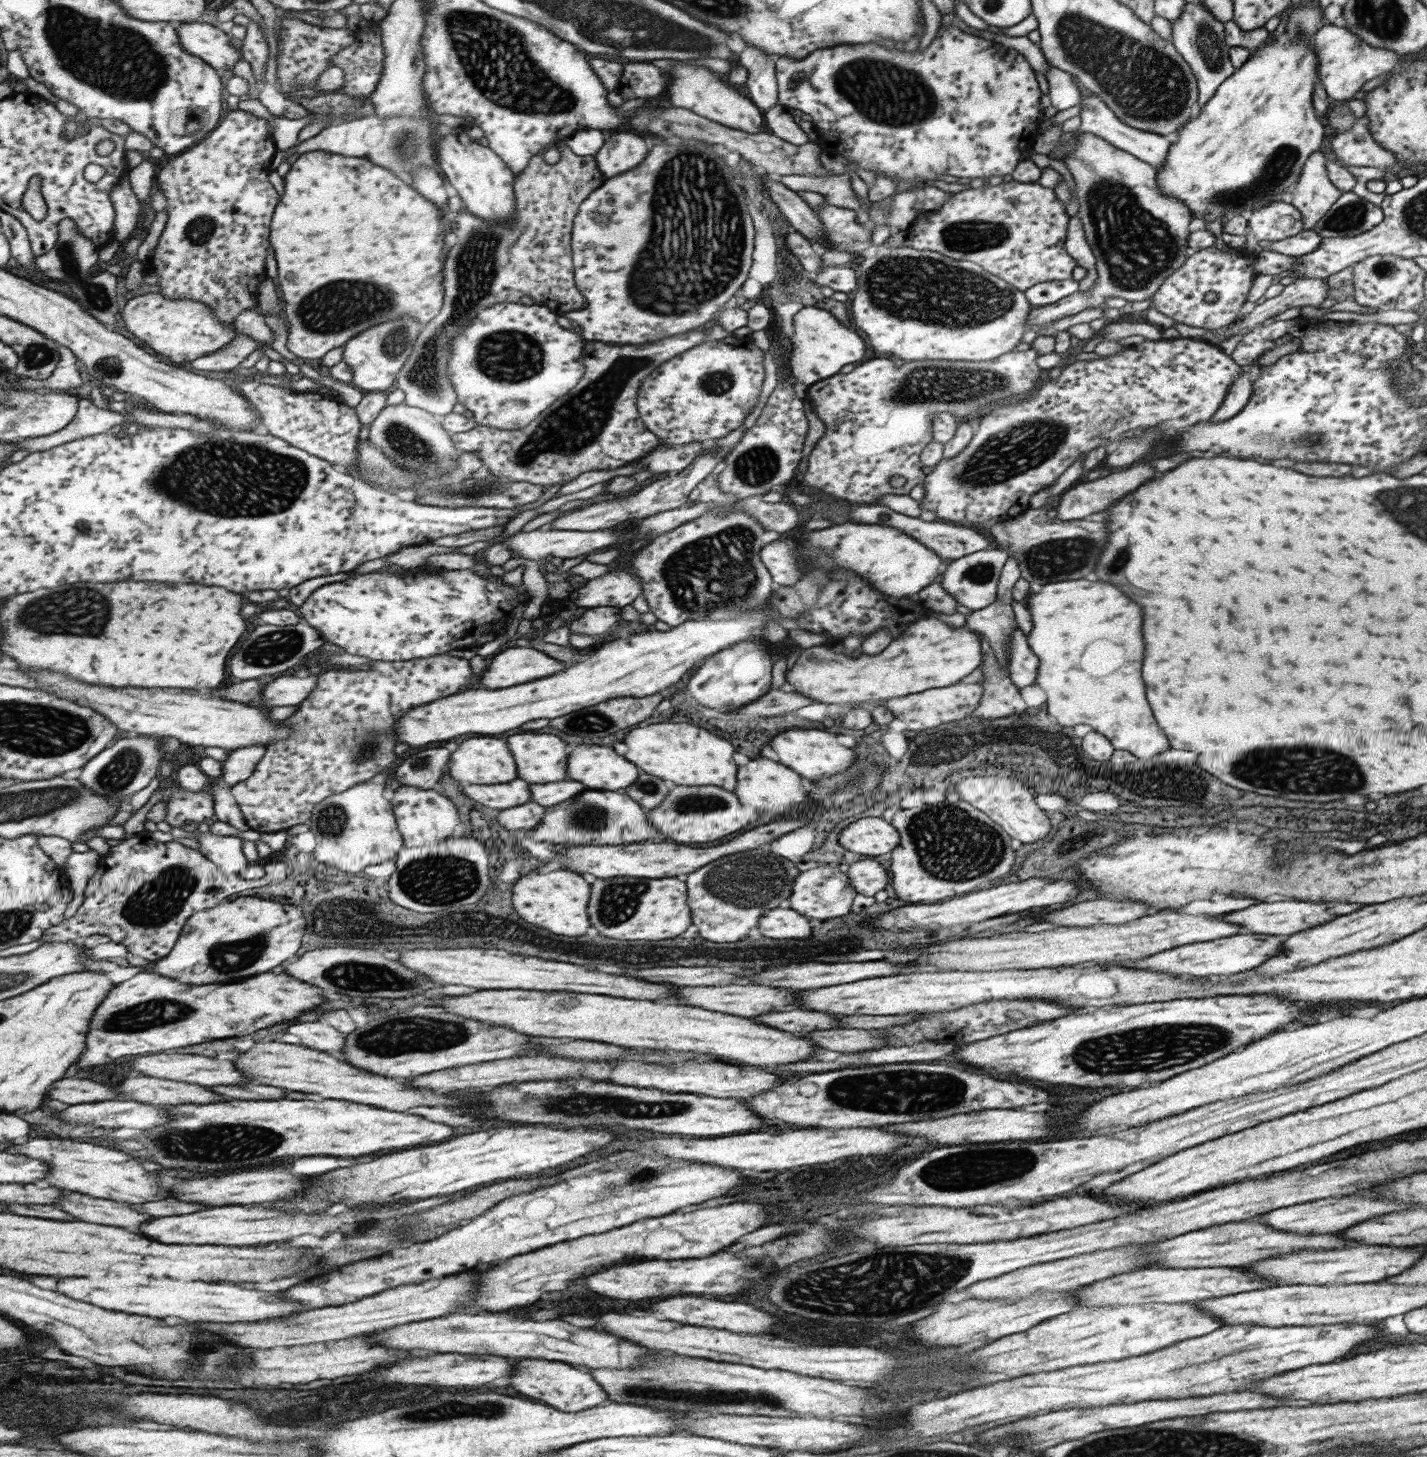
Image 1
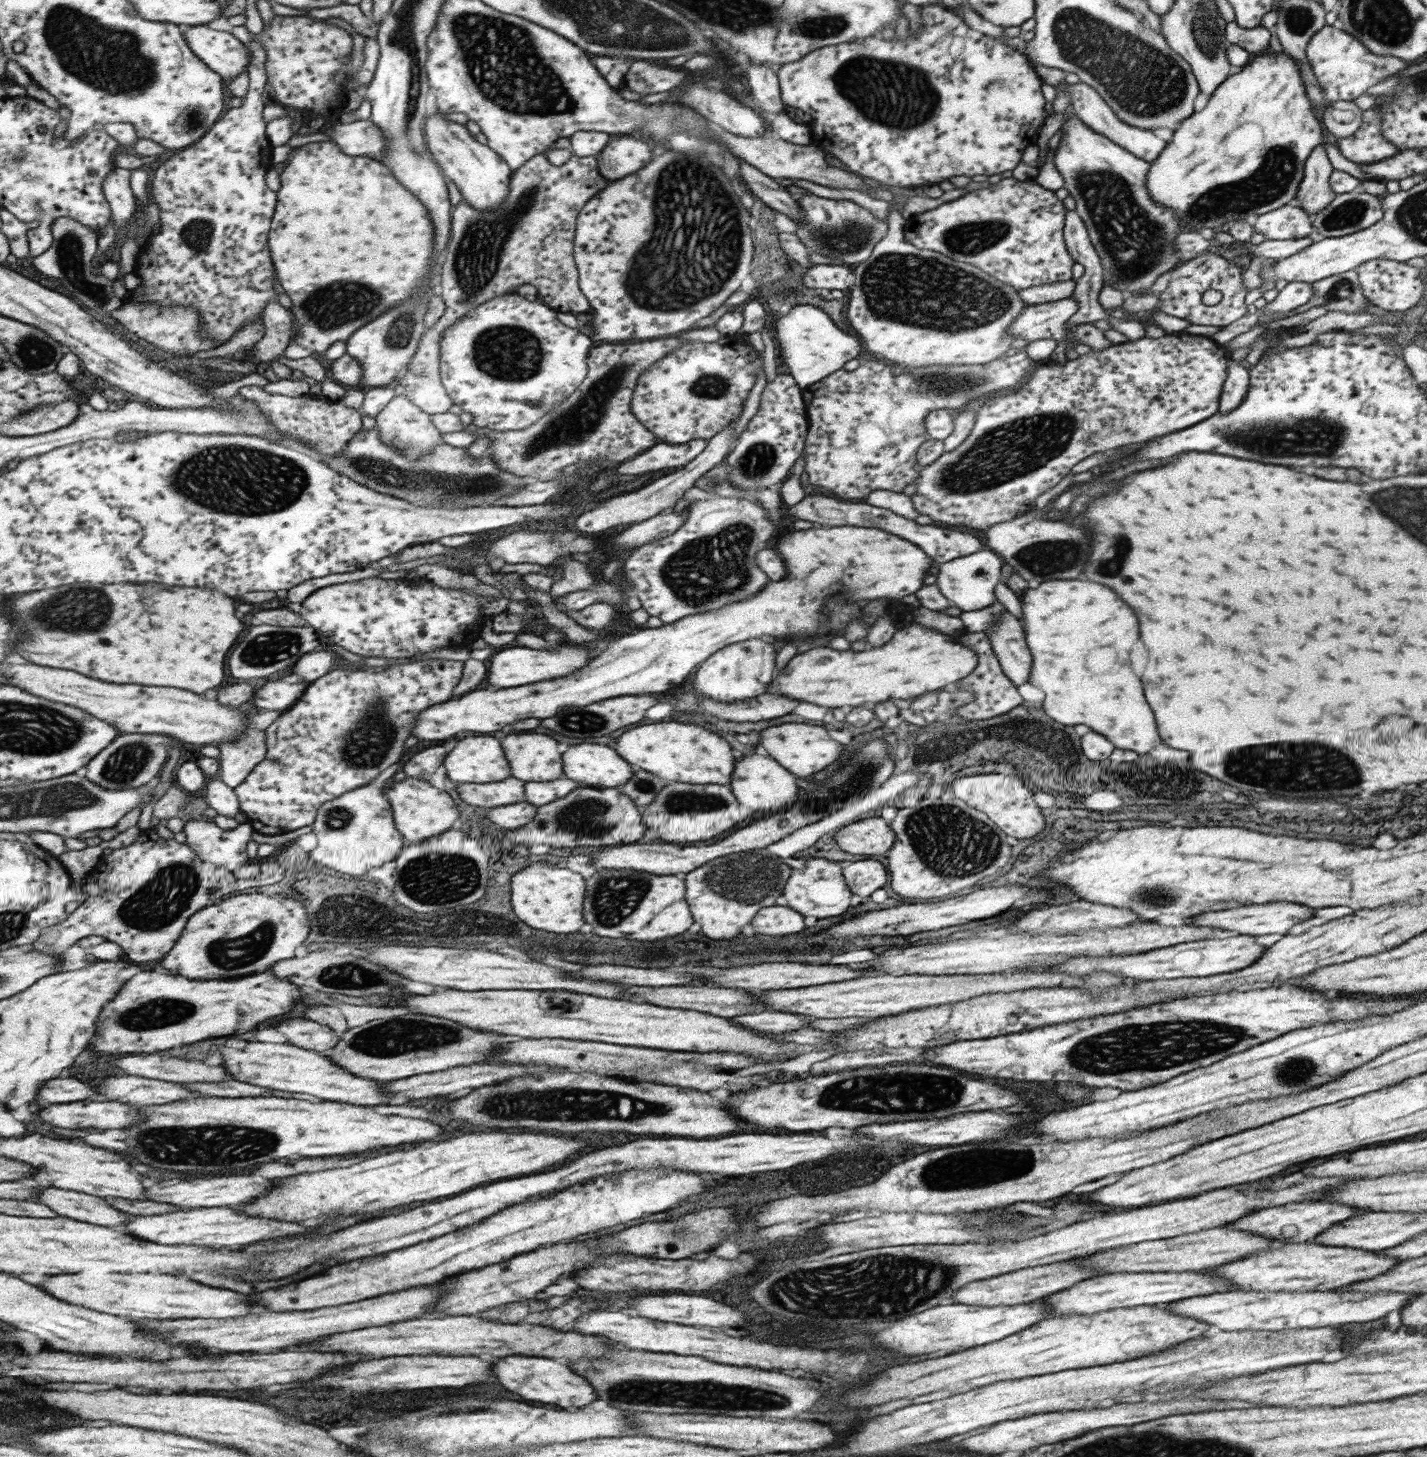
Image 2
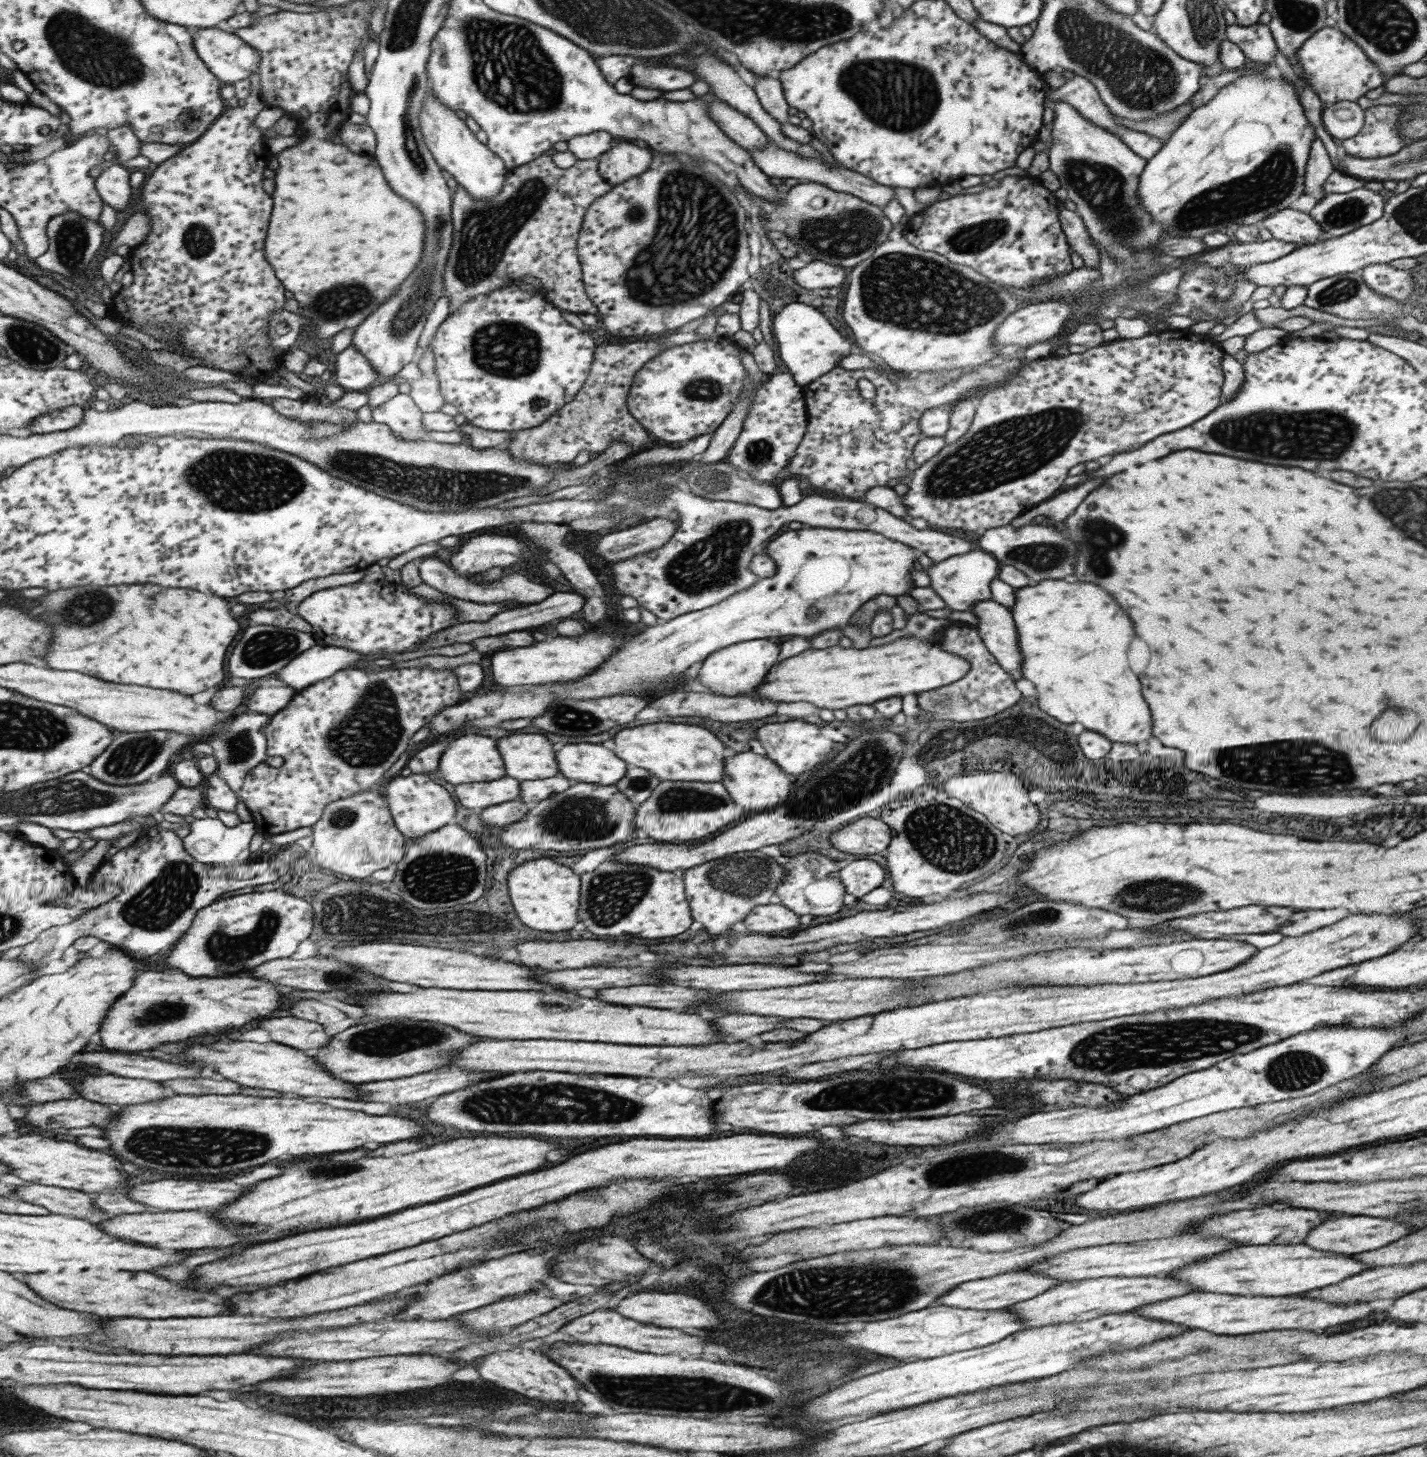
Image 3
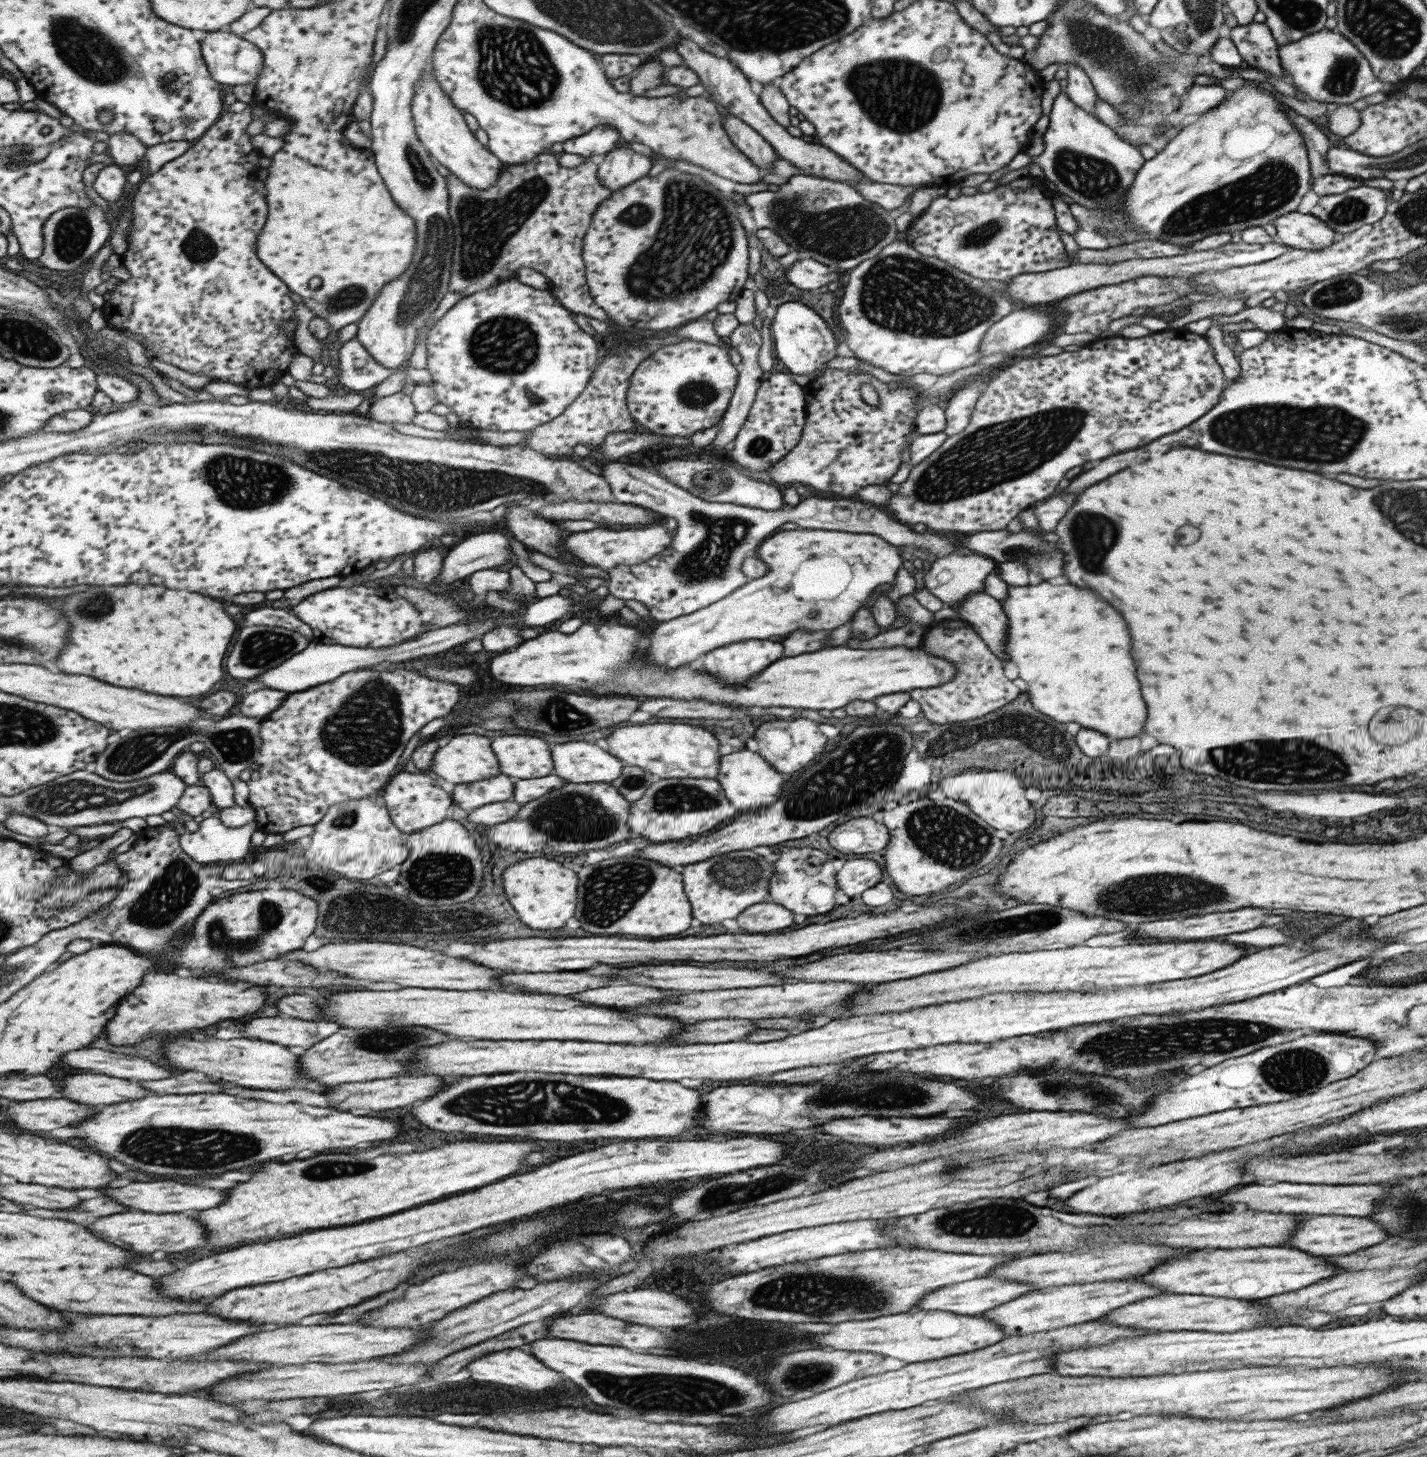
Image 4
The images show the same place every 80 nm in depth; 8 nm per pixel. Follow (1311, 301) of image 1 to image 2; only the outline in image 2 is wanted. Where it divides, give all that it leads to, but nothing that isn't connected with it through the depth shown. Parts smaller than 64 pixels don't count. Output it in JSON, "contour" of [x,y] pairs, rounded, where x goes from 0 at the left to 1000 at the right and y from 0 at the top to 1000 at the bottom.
{"contour":[[[903,194],[900,198],[895,201],[895,203],[888,207],[886,211],[881,213],[881,218],[883,217],[891,217],[891,216],[902,215],[905,212],[915,209],[919,204],[919,195],[915,194]]]}

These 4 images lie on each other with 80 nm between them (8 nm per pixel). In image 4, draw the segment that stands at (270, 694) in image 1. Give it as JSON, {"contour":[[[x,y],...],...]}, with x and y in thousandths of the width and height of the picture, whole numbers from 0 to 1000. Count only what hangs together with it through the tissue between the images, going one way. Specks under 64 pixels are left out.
{"contour":[[[181,474],[177,476],[173,476],[169,483],[167,483],[167,490],[175,491],[176,493],[185,493],[193,489],[196,486],[196,483],[200,482],[203,476],[201,475],[196,475],[196,474]]]}

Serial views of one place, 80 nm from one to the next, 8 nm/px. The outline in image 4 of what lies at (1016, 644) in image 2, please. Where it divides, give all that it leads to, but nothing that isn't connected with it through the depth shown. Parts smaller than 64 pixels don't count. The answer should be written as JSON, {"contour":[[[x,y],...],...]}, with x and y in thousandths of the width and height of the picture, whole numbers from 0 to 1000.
{"contour":[[[689,406],[676,409],[668,417],[674,426],[683,430],[683,435],[692,442],[692,445],[703,453],[703,438],[706,432],[706,426],[701,415]]]}

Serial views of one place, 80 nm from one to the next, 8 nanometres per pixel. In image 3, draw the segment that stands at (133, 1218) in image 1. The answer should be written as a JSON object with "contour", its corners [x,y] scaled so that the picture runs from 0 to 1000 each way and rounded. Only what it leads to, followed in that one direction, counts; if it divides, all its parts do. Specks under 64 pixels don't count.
{"contour":[[[20,813],[12,817],[12,821],[18,825],[32,828],[39,833],[53,833],[55,836],[62,836],[67,839],[72,839],[76,835],[71,830],[67,830],[65,822],[55,817],[47,817],[40,814],[30,814],[30,813]]]}

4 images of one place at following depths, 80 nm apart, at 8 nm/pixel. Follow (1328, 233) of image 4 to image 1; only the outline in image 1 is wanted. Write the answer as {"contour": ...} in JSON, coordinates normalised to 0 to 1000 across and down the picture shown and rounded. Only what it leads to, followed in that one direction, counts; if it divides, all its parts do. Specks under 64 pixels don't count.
{"contour":[[[902,137],[896,139],[891,139],[885,143],[875,146],[874,147],[874,152],[872,162],[874,163],[875,169],[872,170],[872,172],[877,173],[877,174],[881,172],[880,167],[882,165],[899,165],[914,158],[912,146]]]}

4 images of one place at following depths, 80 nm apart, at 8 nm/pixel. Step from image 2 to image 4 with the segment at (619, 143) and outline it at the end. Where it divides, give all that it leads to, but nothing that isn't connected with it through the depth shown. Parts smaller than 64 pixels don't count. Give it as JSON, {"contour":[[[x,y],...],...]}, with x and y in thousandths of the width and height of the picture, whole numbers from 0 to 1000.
{"contour":[[[434,99],[428,102],[418,115],[420,126],[425,128],[427,132],[452,121],[456,115],[456,111],[452,107],[439,102],[439,99]]]}

